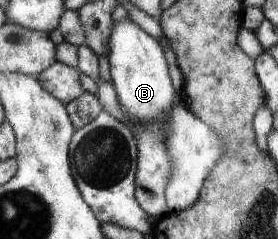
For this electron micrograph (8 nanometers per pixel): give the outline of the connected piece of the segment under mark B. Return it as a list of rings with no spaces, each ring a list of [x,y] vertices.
[[[129,18],[112,21],[107,39],[107,58],[112,81],[119,103],[135,123],[131,132],[137,144],[137,169],[134,181],[135,201],[142,211],[159,220],[168,213],[164,189],[167,183],[169,162],[161,139],[163,115],[172,104],[182,105],[180,92],[174,91],[168,76],[168,67],[159,41],[146,34]]]

